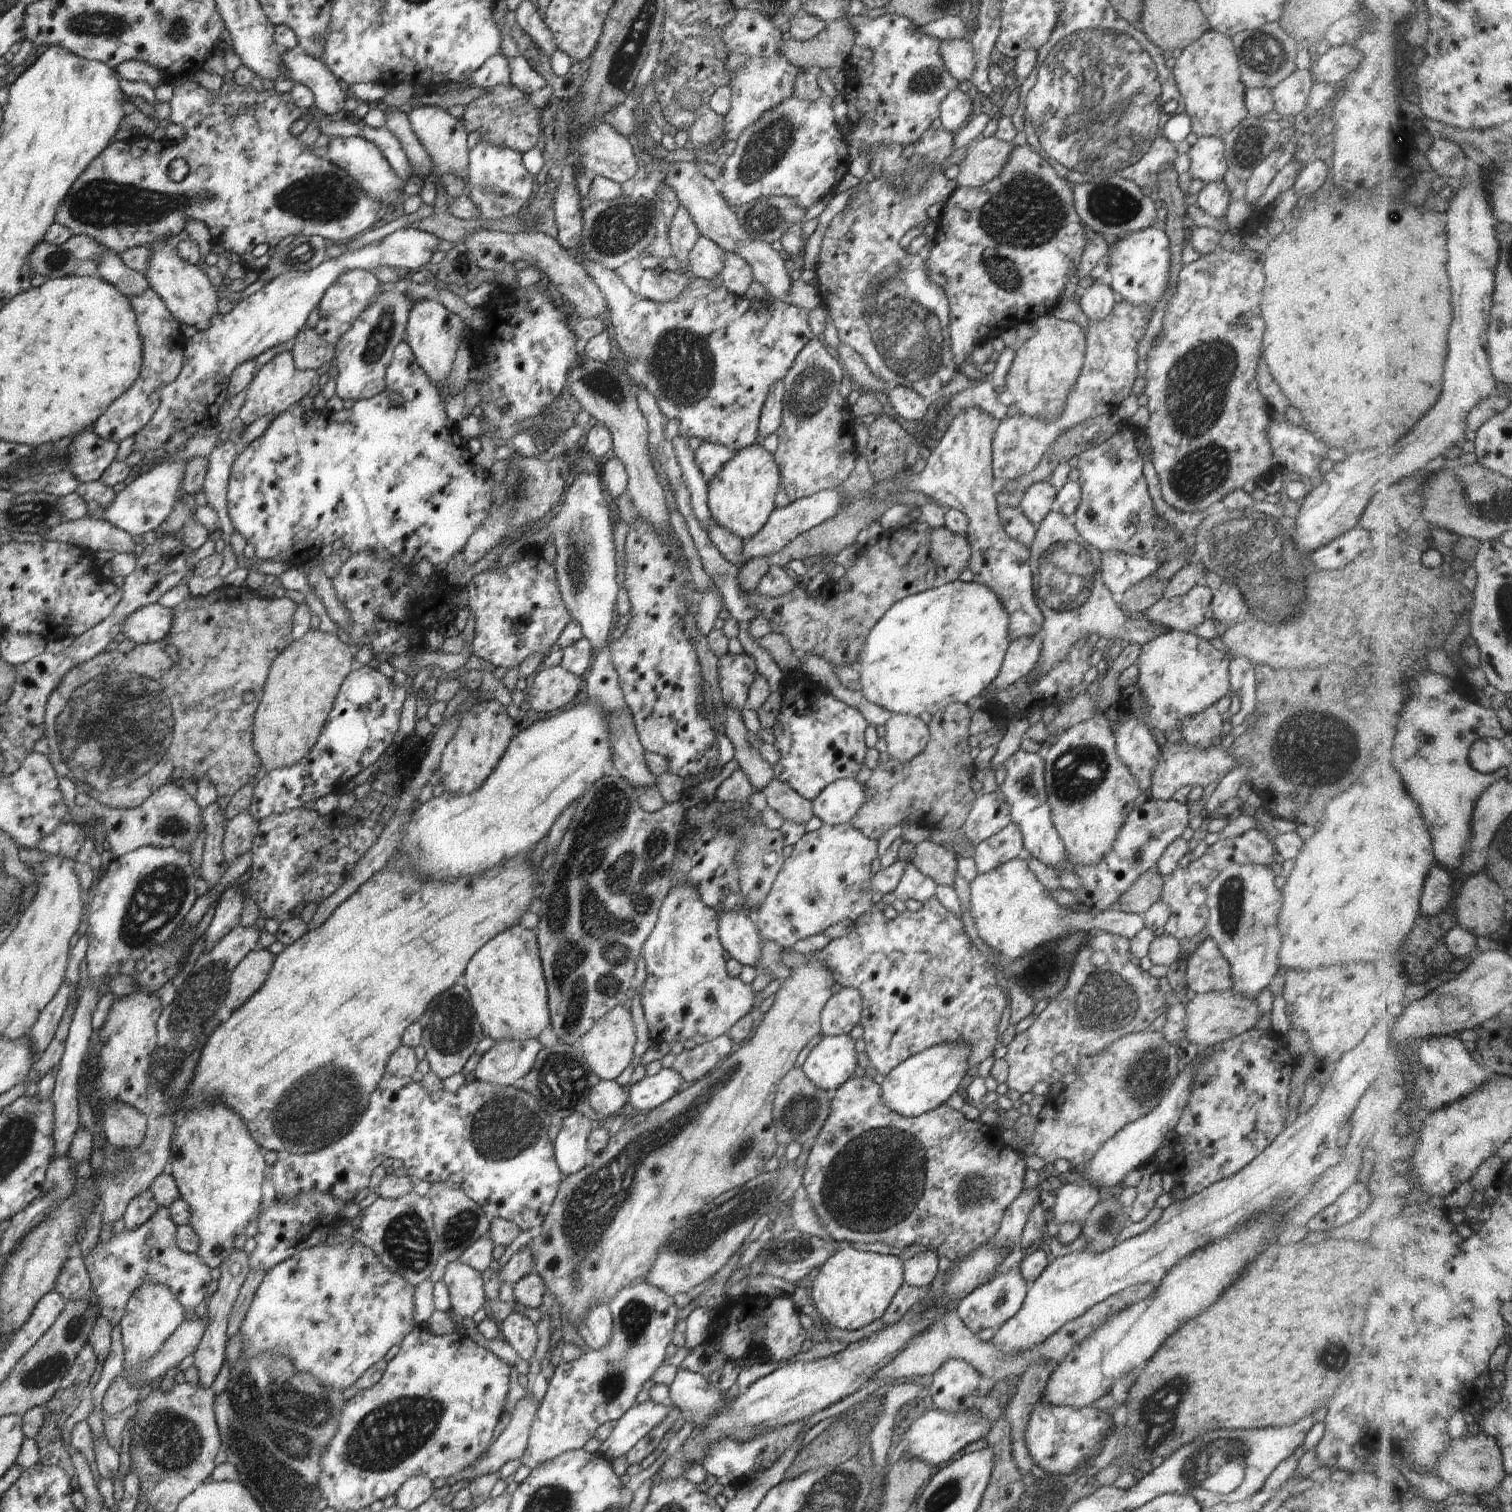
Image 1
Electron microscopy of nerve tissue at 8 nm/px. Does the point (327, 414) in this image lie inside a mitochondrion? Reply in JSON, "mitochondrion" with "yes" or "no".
{"mitochondrion":"no"}

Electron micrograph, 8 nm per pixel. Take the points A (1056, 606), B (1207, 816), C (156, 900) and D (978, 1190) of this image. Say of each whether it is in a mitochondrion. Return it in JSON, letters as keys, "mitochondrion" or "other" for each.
{"A":"mitochondrion","B":"other","C":"mitochondrion","D":"mitochondrion"}

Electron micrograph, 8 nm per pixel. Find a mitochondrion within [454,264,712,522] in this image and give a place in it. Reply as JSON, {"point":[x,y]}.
{"point":[605,384]}

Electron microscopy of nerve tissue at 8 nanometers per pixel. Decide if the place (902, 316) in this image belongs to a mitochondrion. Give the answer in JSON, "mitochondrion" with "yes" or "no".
{"mitochondrion":"yes"}

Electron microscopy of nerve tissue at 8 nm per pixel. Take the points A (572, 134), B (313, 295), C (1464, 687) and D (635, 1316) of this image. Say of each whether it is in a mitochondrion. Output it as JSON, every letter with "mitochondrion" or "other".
{"A":"other","B":"other","C":"other","D":"mitochondrion"}

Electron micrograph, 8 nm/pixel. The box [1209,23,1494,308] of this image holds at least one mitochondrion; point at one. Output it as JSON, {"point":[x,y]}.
{"point":[1263,52]}

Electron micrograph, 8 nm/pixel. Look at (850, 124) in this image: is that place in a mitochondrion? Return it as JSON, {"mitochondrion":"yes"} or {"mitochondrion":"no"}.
{"mitochondrion":"no"}

